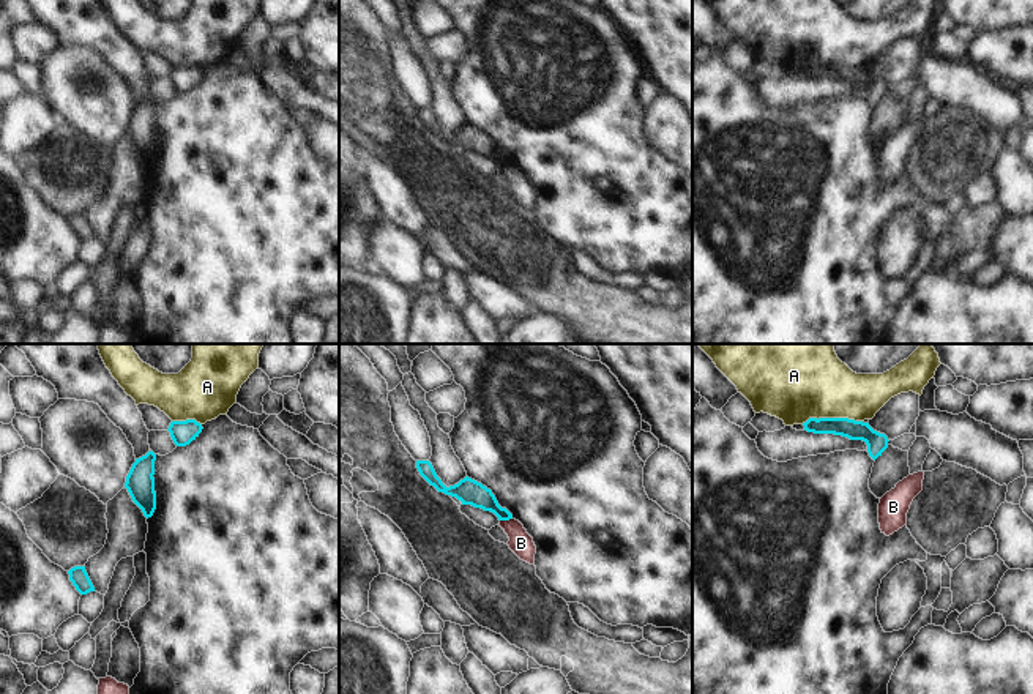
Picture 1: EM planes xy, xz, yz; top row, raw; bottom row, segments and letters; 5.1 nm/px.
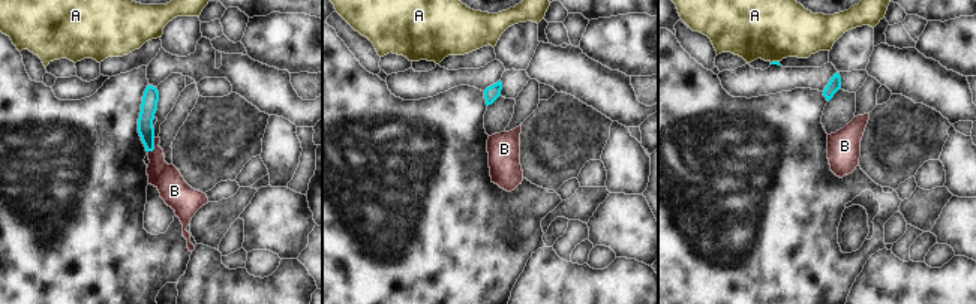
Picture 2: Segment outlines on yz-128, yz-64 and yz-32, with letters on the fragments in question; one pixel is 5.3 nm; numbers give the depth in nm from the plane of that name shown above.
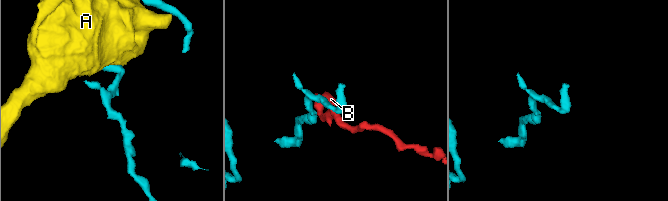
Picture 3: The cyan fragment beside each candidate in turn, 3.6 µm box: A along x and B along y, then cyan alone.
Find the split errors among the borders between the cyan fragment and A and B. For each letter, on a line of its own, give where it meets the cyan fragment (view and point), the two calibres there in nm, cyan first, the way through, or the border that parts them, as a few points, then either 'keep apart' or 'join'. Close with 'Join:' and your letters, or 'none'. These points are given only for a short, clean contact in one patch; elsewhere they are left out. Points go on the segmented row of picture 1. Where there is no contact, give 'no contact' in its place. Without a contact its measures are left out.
A: yz (831, 418) | 100/400 nm | along yz (861, 420), (808, 418), (801, 423) | keep apart
B: xz (505, 519) | 130/120 nm | along xz (511, 518), (500, 521) | keep apart
Join: none

